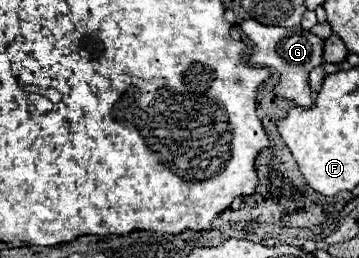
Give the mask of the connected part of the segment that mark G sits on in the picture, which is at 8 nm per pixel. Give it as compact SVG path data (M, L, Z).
M253 18L243 20L241 30L247 34L247 38L253 42L253 52L249 56L251 62L271 68L279 74L279 82L275 84L273 92L281 98L287 98L295 102L301 108L313 106L311 100L311 88L309 88L309 72L323 62L323 40L311 34L309 30L303 30L301 26L295 28L283 28L283 26L265 26Z

